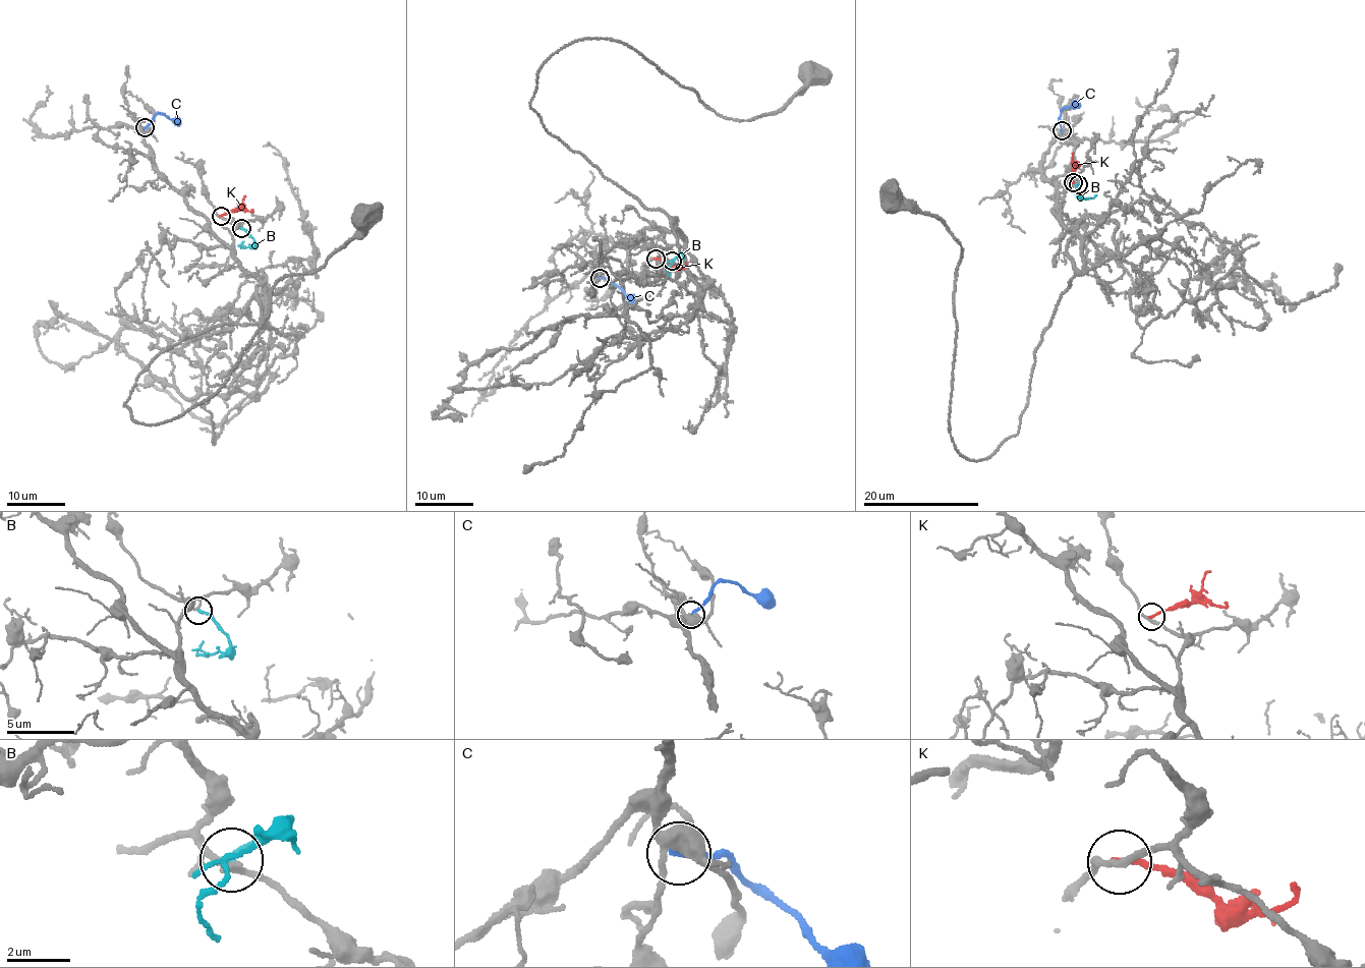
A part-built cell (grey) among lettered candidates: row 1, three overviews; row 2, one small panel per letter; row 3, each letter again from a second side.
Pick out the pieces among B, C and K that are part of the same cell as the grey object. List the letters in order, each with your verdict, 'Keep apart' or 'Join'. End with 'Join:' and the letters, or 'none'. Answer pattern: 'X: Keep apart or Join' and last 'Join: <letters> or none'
B: Keep apart
C: Keep apart
K: Keep apart
Join: none

